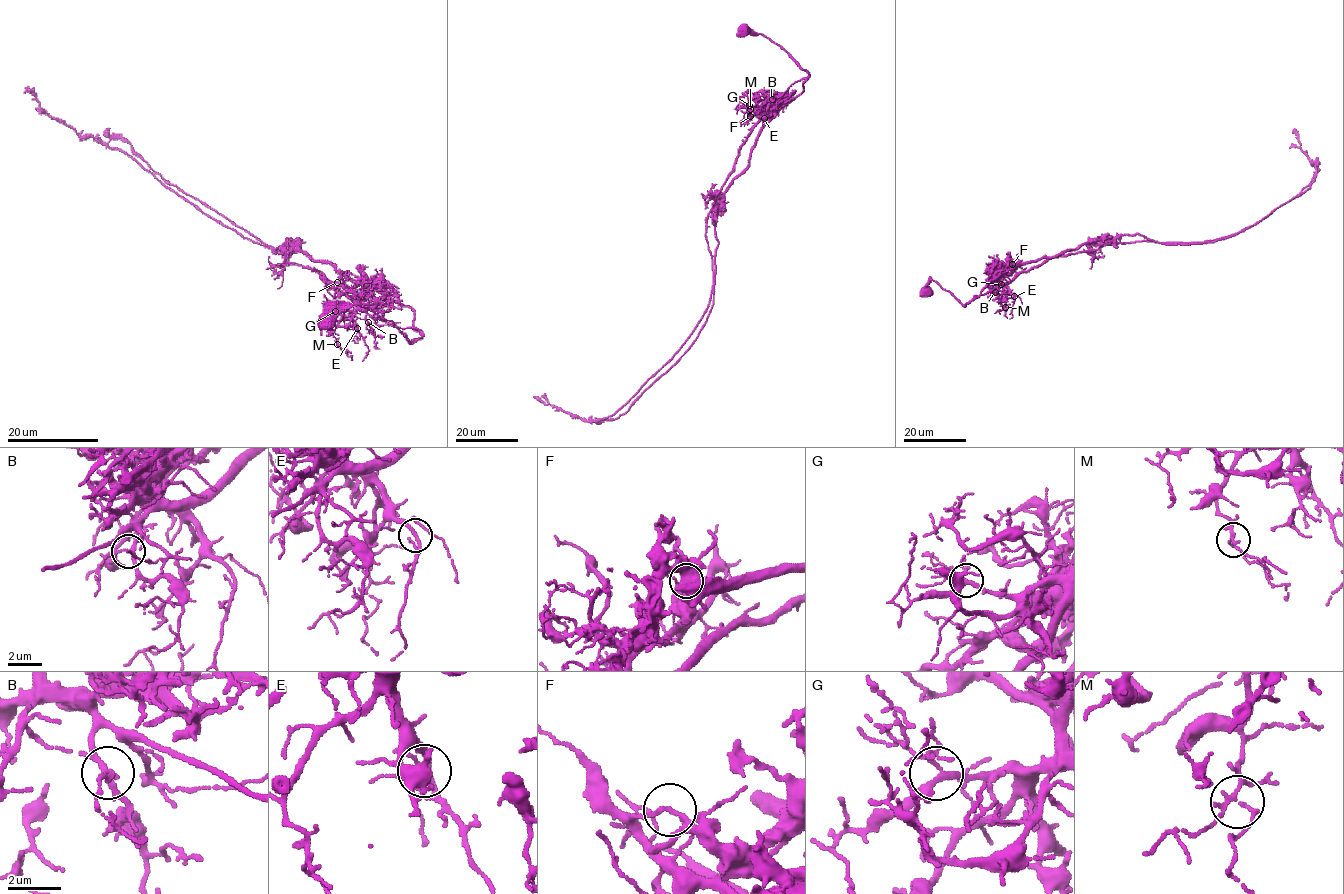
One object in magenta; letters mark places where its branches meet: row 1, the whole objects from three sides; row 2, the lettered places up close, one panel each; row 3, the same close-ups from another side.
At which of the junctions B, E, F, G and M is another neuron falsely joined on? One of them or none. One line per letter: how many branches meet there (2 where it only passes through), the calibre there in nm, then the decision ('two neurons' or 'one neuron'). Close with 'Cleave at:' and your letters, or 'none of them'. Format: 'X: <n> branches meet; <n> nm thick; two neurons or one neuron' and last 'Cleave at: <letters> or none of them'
B: 3 branches meet; 180 nm thick; one neuron
E: 3 branches meet; 180 nm thick; one neuron
F: 4 branches meet; 160 nm thick; two neurons
G: 5 branches meet; 240 nm thick; one neuron
M: 5 branches meet; 150 nm thick; one neuron
Cleave at: F

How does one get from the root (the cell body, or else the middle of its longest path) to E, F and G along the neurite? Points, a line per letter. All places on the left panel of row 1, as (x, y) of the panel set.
E: (328, 322), (362, 305), (410, 341), (422, 336), (361, 310), (352, 312), (357, 328)
F: (328, 322), (362, 305), (410, 341), (422, 336), (366, 313), (336, 281)
G: (328, 322), (362, 305), (410, 341), (422, 336), (361, 310), (335, 311)

